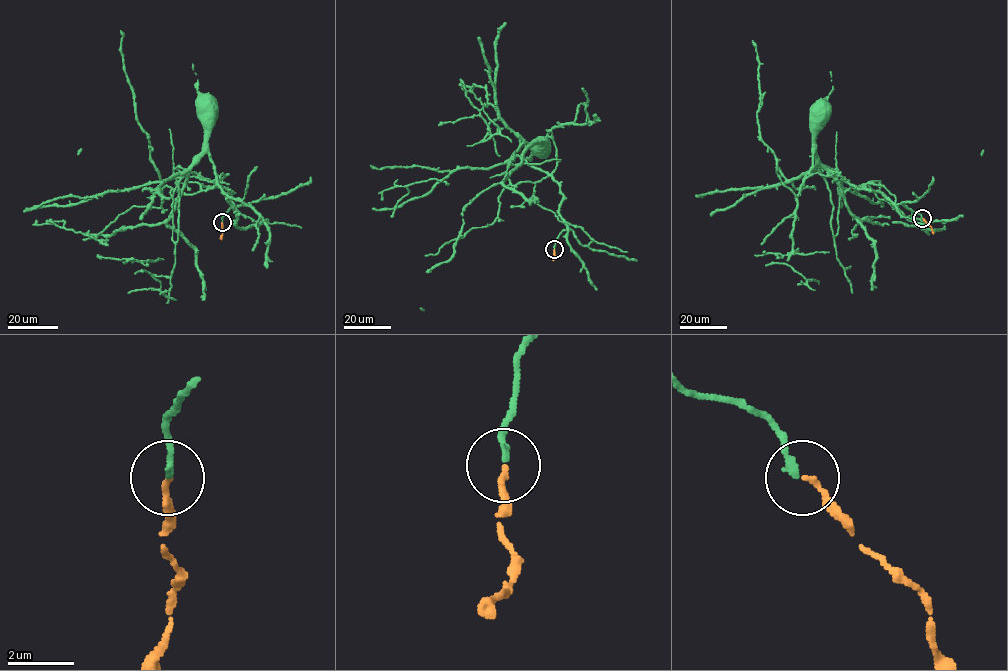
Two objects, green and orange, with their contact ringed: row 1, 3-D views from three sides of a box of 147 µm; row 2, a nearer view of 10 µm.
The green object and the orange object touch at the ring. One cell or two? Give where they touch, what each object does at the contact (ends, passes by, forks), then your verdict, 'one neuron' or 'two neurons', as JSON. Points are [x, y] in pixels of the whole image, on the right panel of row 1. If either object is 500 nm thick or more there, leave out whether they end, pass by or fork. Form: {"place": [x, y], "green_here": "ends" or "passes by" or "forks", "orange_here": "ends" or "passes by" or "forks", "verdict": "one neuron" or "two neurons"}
{"place": [922, 218], "green_here": "ends", "orange_here": "ends", "verdict": "one neuron"}

